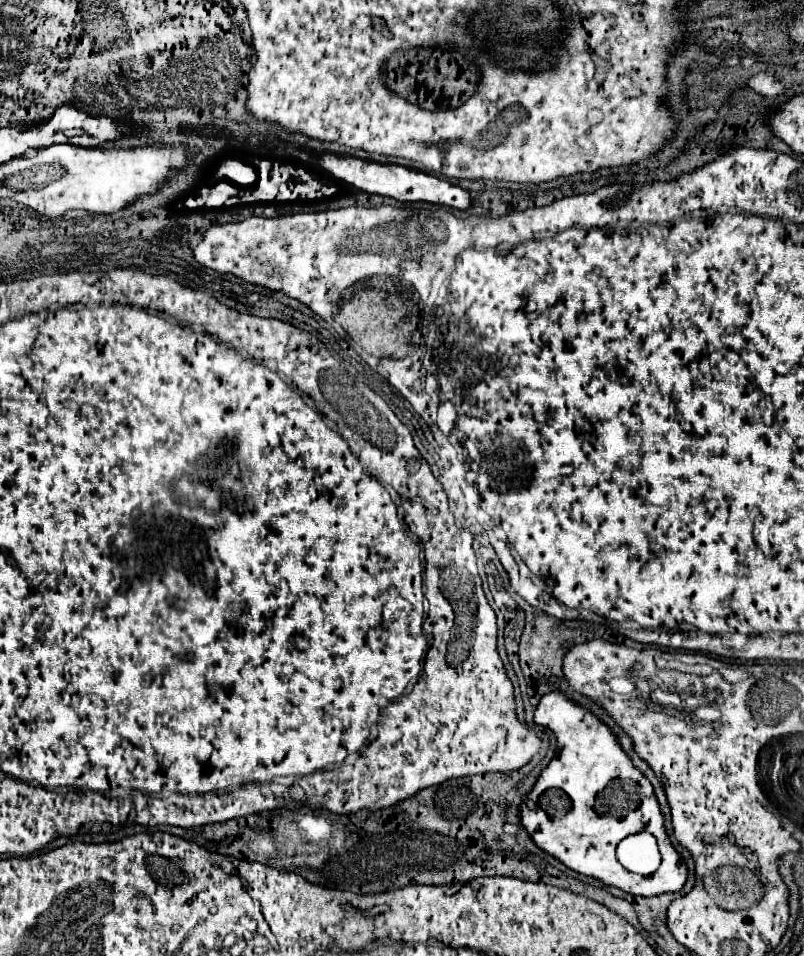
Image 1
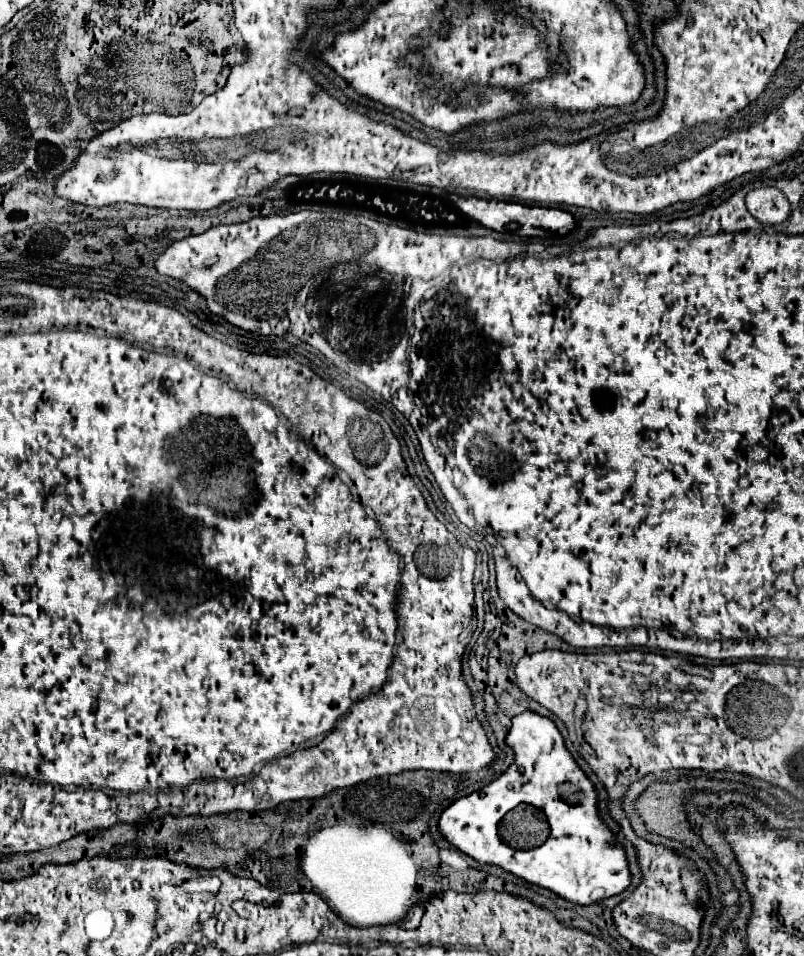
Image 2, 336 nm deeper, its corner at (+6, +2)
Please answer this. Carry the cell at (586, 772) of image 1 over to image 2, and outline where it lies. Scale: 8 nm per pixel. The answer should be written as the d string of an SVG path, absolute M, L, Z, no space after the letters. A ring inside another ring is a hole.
M527 710L527 712L523 712L523 714L519 714L519 716L515 716L515 718L513 718L513 726L511 726L511 730L509 730L509 734L507 734L507 744L509 744L509 746L511 746L511 748L513 748L513 752L515 752L515 762L513 762L513 764L511 764L511 766L509 766L509 768L507 768L507 772L503 772L503 774L501 774L501 776L499 776L499 778L497 778L497 780L493 780L493 782L491 782L491 784L489 784L489 786L485 786L485 788L483 788L483 790L479 790L479 792L473 792L473 794L469 794L469 796L463 796L463 798L459 798L459 800L457 800L457 802L453 802L453 804L451 804L451 806L449 806L449 808L447 808L447 810L445 810L445 812L443 812L443 814L441 814L441 820L439 820L439 832L441 832L441 834L443 834L443 836L445 836L445 838L447 838L447 840L449 840L449 844L453 844L453 846L455 846L455 848L459 848L459 850L461 850L461 852L465 852L465 854L467 854L467 856L471 856L471 858L475 858L475 860L477 860L477 862L487 862L487 864L497 864L497 866L501 866L501 868L503 868L503 870L507 870L507 872L511 872L511 874L515 874L515 876L519 876L519 878L525 878L525 880L527 880L527 882L531 882L531 884L537 884L537 886L543 886L543 888L547 888L547 890L551 890L551 892L555 892L555 894L557 894L557 896L561 896L561 898L565 898L565 900L569 900L569 902L575 902L575 904L583 904L583 906L585 906L585 904L593 904L593 902L601 902L601 900L605 900L605 898L609 898L609 896L615 896L615 894L621 894L621 892L623 892L623 890L627 890L627 888L629 888L629 886L631 886L631 878L633 878L633 876L631 876L631 872L629 872L629 862L627 862L627 856L625 856L625 850L623 850L623 846L621 846L621 844L619 844L619 842L615 842L615 834L613 834L613 830L611 830L611 828L609 828L609 826L607 826L607 824L605 824L605 820L603 820L603 818L601 818L601 812L599 812L599 806L597 806L597 788L595 788L595 786L593 786L593 782L591 782L591 780L589 780L589 778L587 778L587 774L585 774L585 772L583 772L583 770L581 770L581 766L579 766L579 764L577 764L577 760L575 760L575 758L573 758L573 756L571 756L571 752L569 752L569 750L567 750L567 746L565 746L565 740L563 740L563 736L561 736L561 732L559 732L559 728L557 728L557 724L555 724L555 722L553 722L553 720L551 720L551 718L547 718L547 716L541 716L541 714L537 714L537 712L531 712L531 710ZM519 804L531 804L531 806L535 806L535 808L539 808L539 810L541 810L541 812L543 812L543 814L545 814L545 818L547 818L547 822L549 822L549 830L551 830L551 834L549 834L549 838L547 838L547 840L545 840L545 842L543 842L543 844L537 844L537 842L531 842L531 834L529 834L529 832L527 832L527 828L525 828L525 830L523 830L523 826L521 826L521 836L519 836L519 838L517 838L517 840L519 840L519 842L521 842L521 844L517 844L517 846L515 846L515 844L511 844L511 842L509 842L509 838L503 838L503 828L501 828L501 826L503 826L503 820L505 820L505 818L507 818L507 814L509 814L509 812L511 812L511 810L513 810L513 808L515 808L515 806L519 806Z

